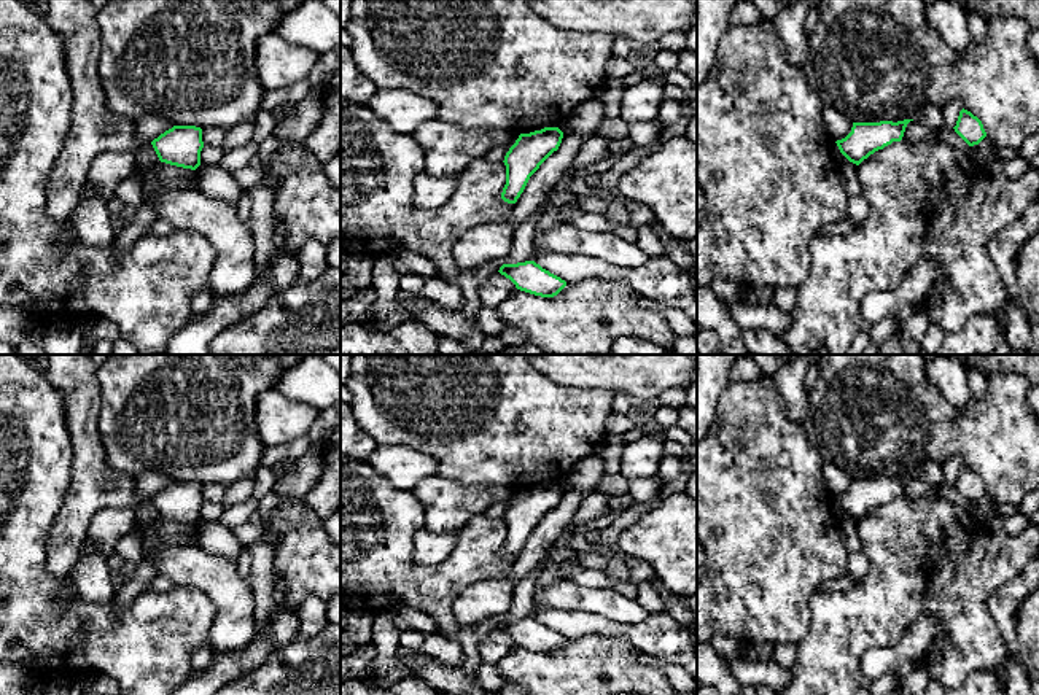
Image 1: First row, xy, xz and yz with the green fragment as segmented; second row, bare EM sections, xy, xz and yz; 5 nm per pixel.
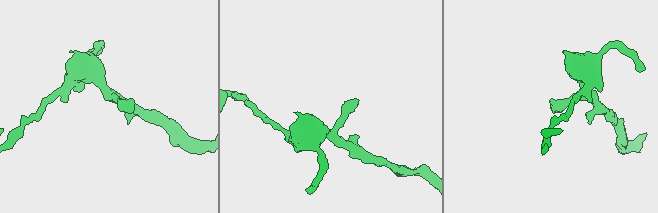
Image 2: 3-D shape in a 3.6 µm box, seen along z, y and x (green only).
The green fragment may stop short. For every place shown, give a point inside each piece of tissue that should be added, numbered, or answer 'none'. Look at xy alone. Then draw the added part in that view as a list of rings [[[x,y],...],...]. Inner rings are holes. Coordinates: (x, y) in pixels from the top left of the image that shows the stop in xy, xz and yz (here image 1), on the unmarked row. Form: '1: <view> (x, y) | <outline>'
none

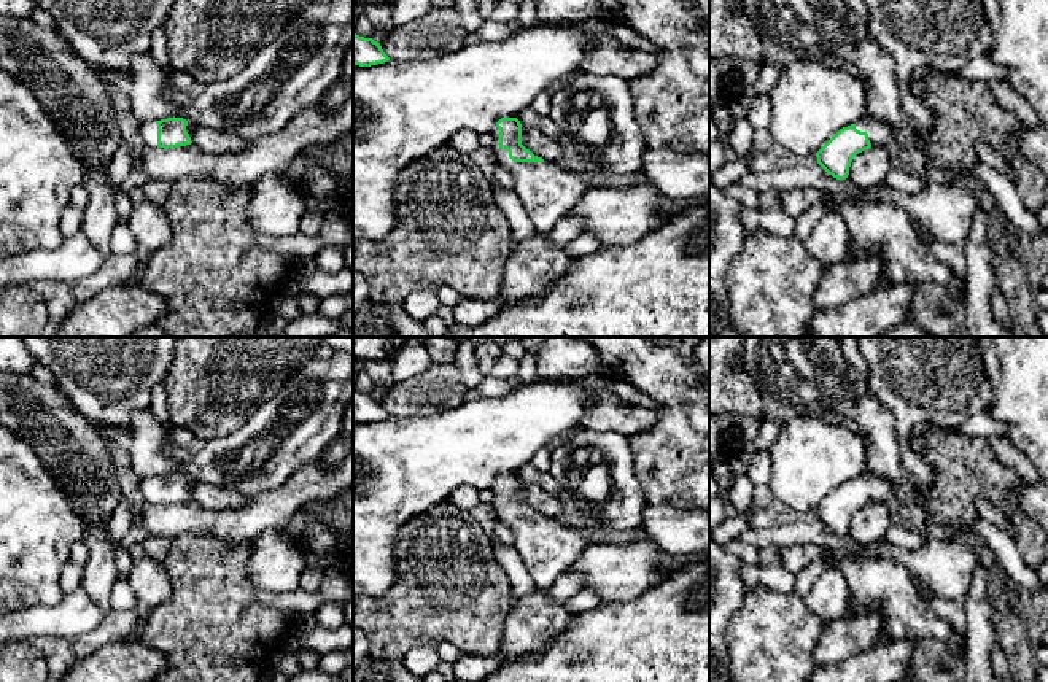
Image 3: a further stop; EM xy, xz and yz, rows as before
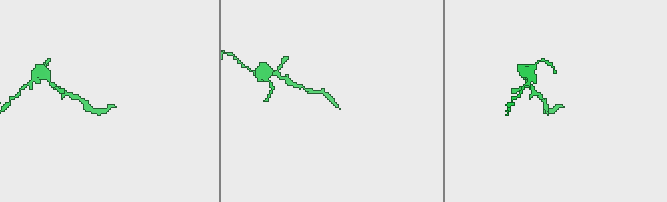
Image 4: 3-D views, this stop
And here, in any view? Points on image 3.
1: xz (600, 493) | [[[579,428],[558,437],[552,447],[549,472],[558,483],[557,498],[561,502],[558,517],[514,518],[507,506],[499,504],[499,485],[493,485],[493,507],[498,520],[514,533],[514,547],[522,556],[539,590],[552,583],[580,556],[582,550],[601,541],[607,533],[642,529],[644,510],[649,501],[635,474],[628,437],[615,431]]]

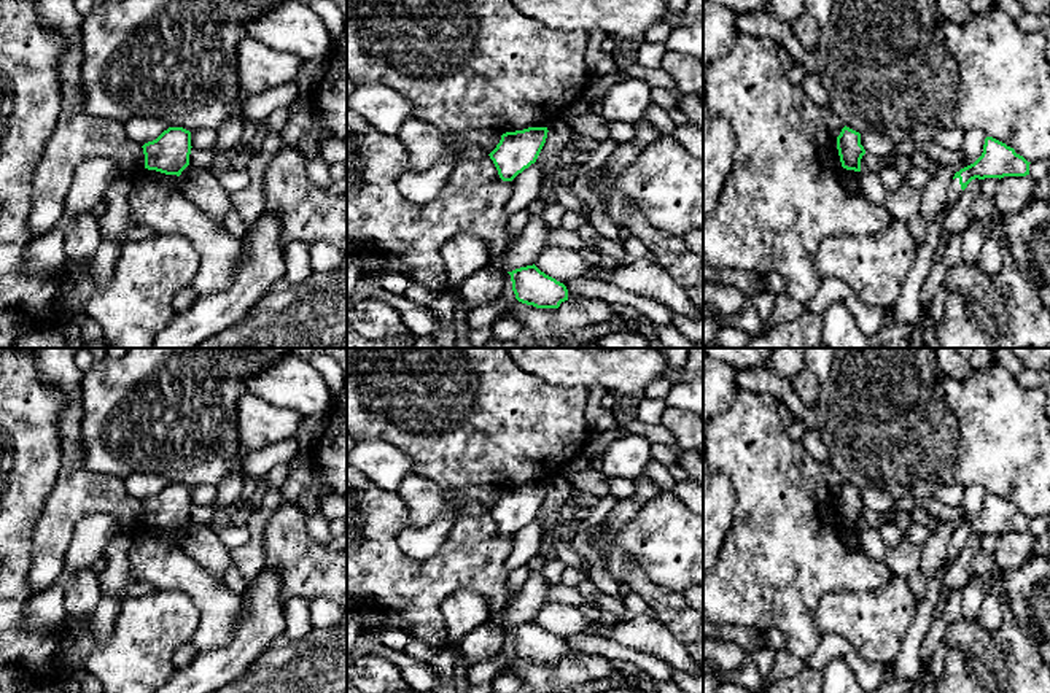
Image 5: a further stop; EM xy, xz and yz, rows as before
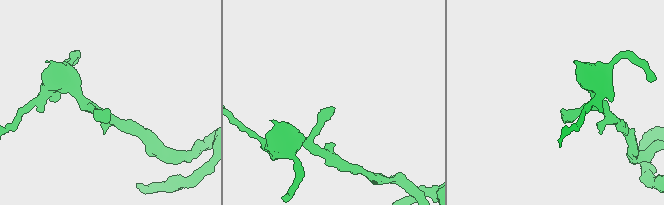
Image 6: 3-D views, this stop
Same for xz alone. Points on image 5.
none

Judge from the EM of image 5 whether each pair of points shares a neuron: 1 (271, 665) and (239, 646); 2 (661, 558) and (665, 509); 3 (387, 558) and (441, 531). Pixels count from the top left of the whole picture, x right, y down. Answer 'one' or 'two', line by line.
1: two
2: one
3: two

